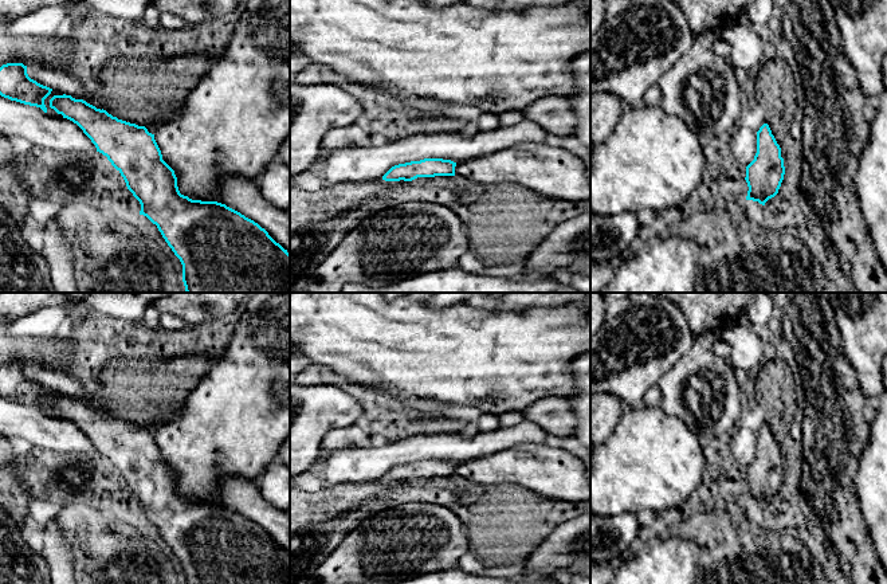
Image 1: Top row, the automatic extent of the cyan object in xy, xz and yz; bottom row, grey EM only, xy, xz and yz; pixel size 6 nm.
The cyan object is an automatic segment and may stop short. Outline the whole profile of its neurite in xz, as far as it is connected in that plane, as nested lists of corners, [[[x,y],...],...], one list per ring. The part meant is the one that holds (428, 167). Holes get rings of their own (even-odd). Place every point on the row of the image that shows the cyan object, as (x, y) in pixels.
[[[424,158],[392,166],[384,176],[385,181],[412,181],[417,177],[455,176],[456,162],[443,158]]]

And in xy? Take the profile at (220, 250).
[[[54,95],[50,107],[63,118],[76,124],[107,157],[123,177],[127,189],[140,201],[140,215],[157,226],[162,238],[182,264],[182,282],[187,293],[290,293],[290,254],[254,220],[217,201],[192,200],[180,193],[174,171],[162,160],[161,150],[145,126],[113,117],[83,99],[71,95]]]

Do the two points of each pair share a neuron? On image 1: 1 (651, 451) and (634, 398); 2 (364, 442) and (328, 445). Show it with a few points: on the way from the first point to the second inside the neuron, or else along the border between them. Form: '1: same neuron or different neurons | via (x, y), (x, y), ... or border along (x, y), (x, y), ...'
1: different neurons | border along (642, 403), (628, 408)
2: same neuron | via (354, 441), (337, 441)

